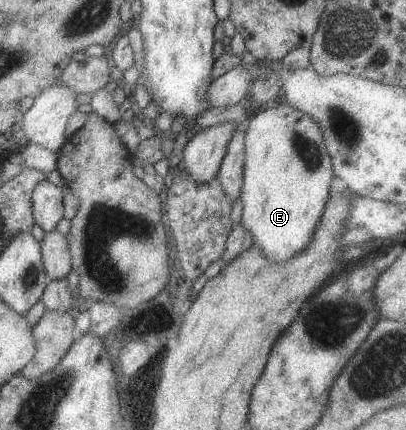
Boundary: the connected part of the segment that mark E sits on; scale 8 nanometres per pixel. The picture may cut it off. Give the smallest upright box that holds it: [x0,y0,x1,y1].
[242,102,335,262]

